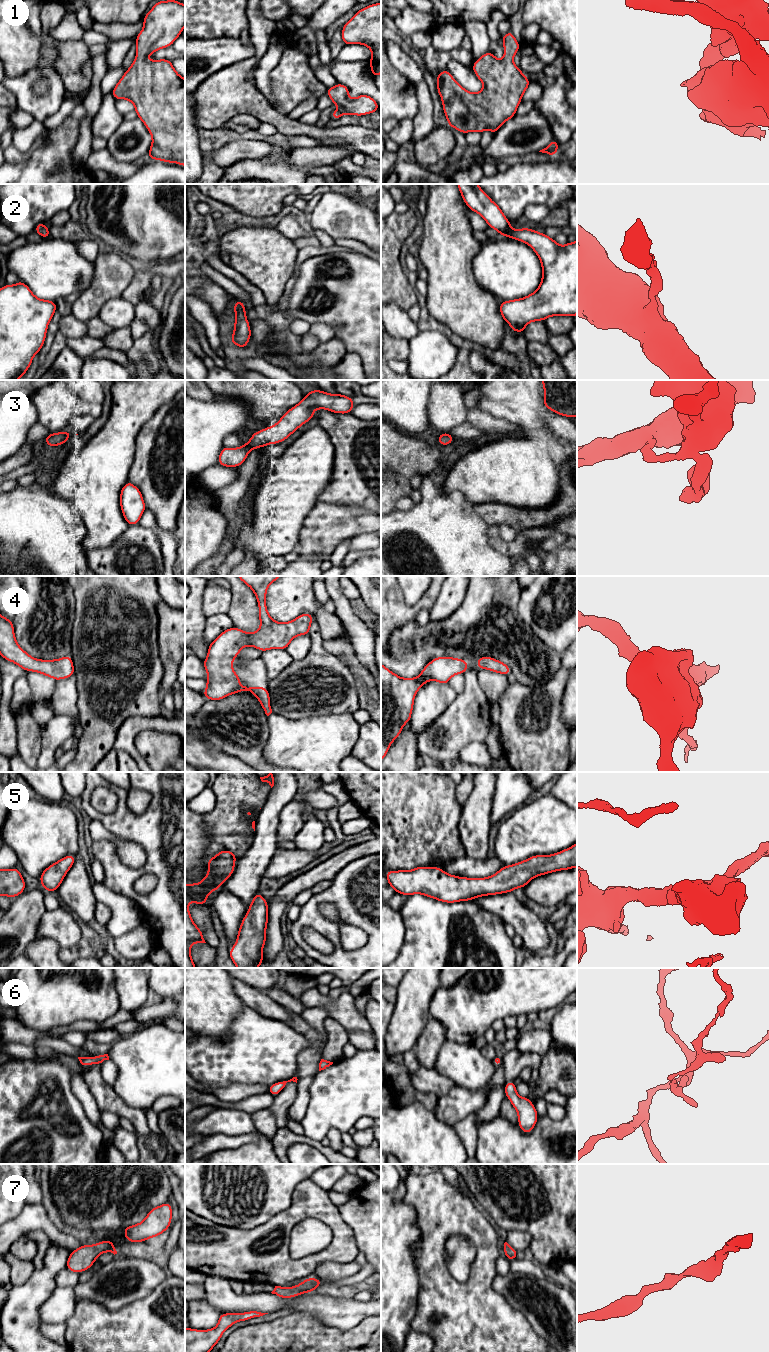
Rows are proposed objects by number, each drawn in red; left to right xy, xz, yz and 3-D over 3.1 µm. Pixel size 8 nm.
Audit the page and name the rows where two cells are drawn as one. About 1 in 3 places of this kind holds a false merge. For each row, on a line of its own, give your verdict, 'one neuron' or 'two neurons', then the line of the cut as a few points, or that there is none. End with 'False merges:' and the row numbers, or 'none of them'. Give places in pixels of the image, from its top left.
1: one neuron; no cut
2: one neuron; no cut
3: one neuron; no cut
4: one neuron; no cut
5: one neuron; no cut
6: one neuron; no cut
7: one neuron; no cut
False merges: none of them

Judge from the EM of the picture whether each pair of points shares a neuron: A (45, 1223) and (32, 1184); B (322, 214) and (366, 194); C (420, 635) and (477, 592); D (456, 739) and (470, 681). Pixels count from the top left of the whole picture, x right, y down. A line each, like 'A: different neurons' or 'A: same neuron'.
A: different neurons
B: different neurons
C: same neuron
D: same neuron

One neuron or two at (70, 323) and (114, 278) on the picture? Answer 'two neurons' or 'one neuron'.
two neurons

